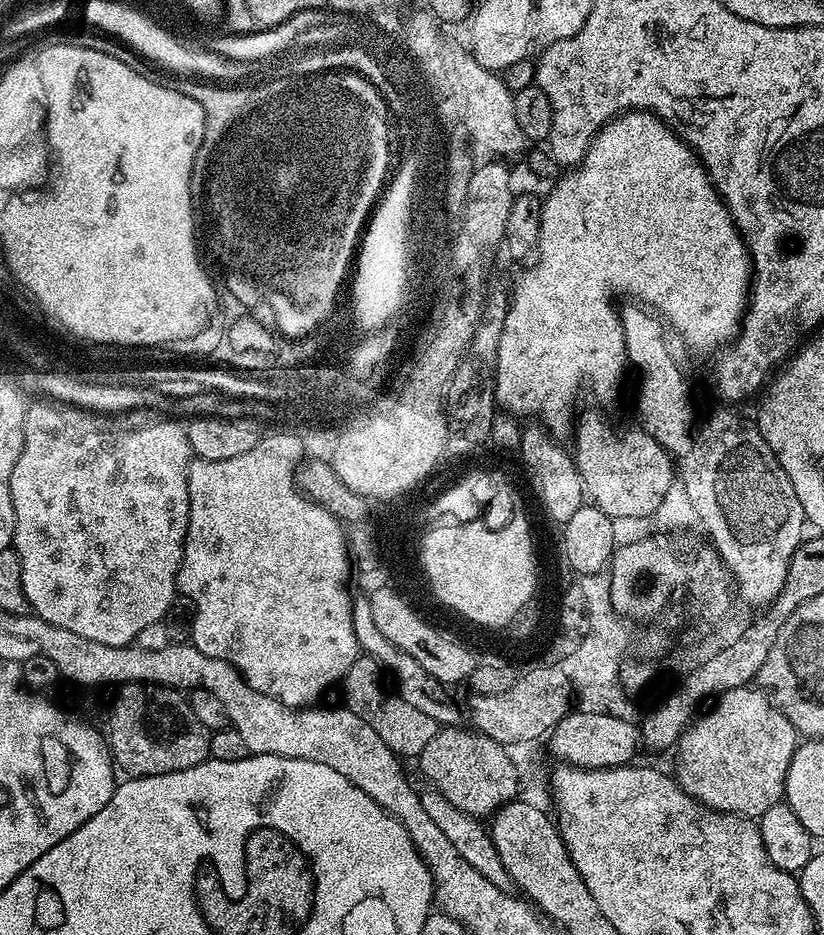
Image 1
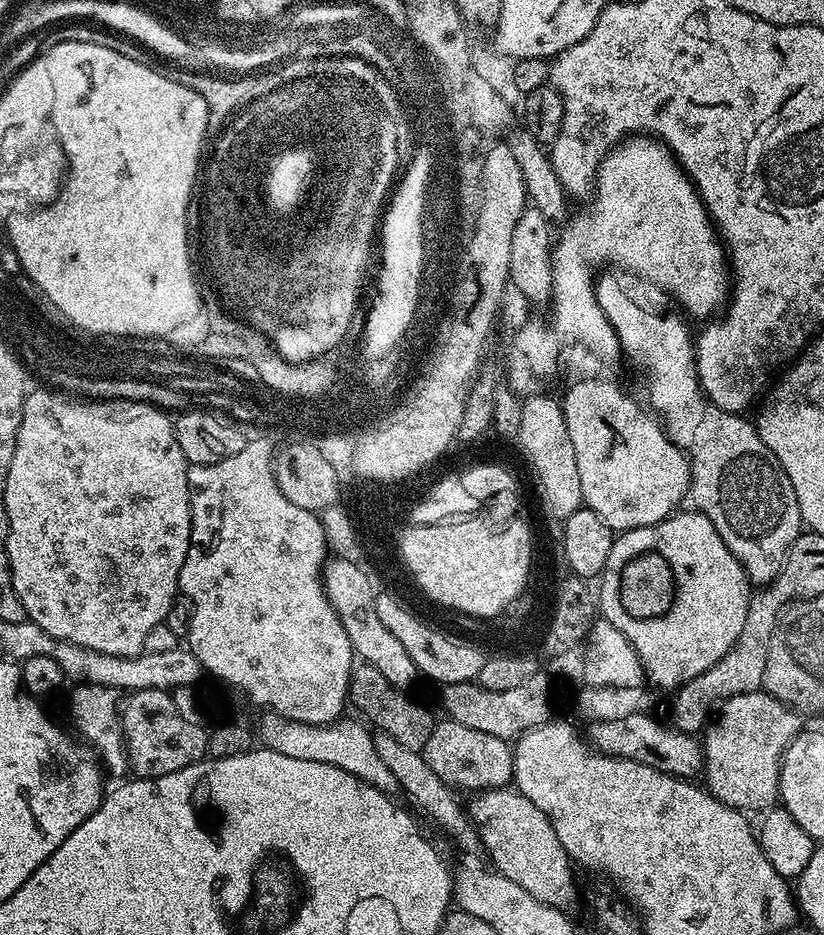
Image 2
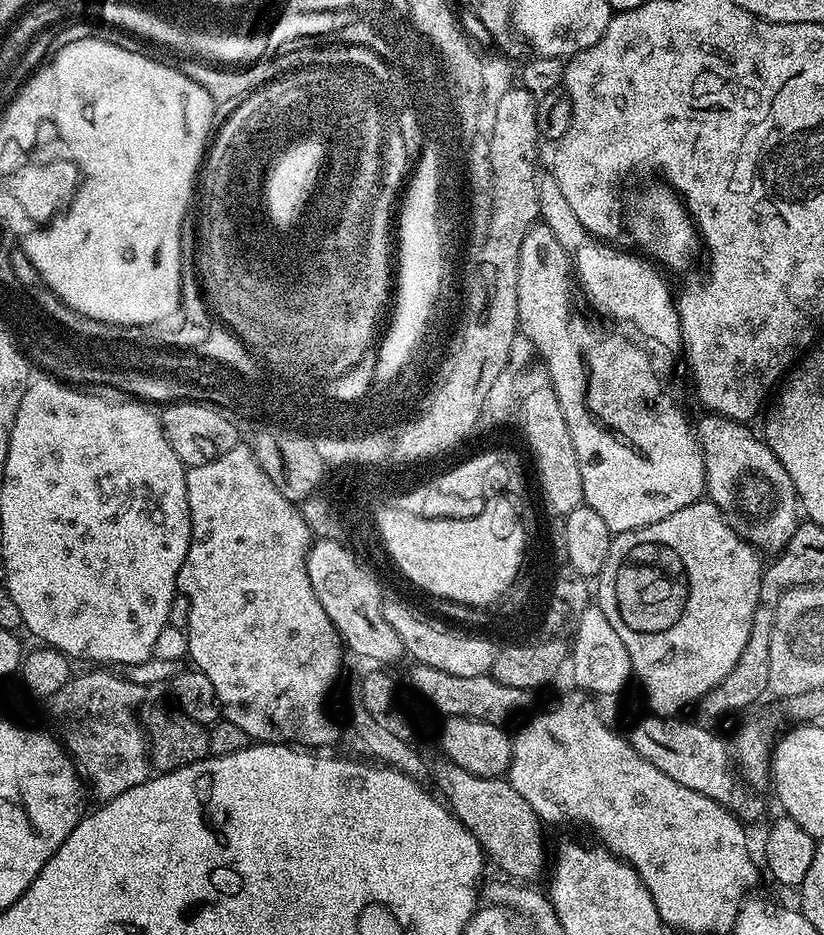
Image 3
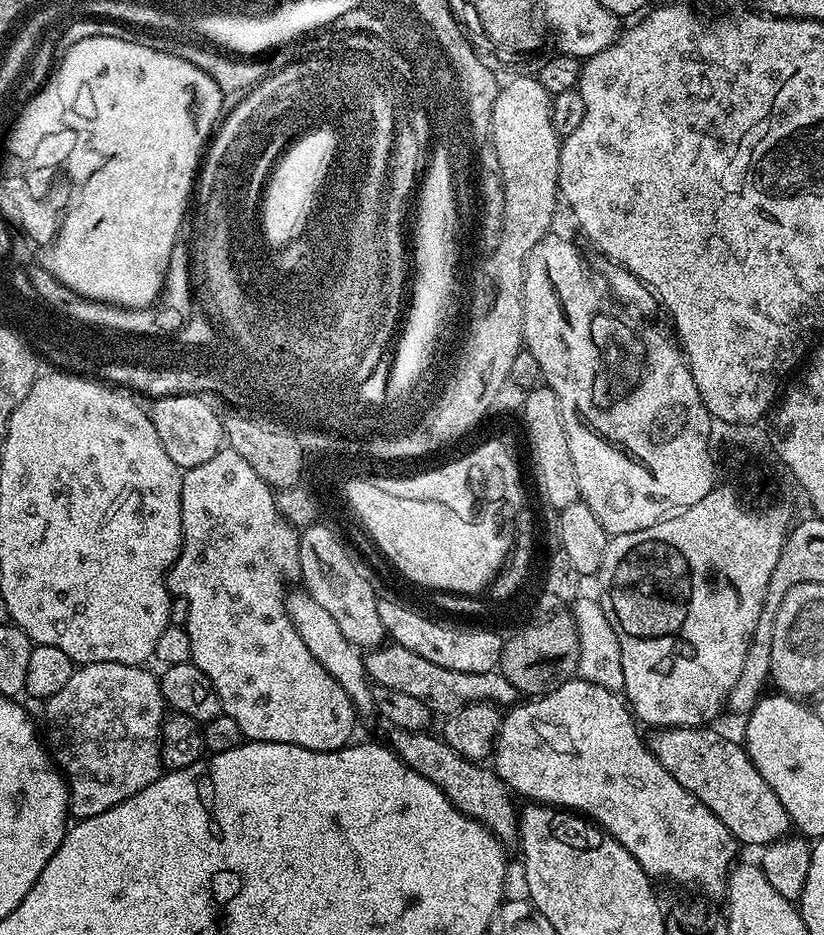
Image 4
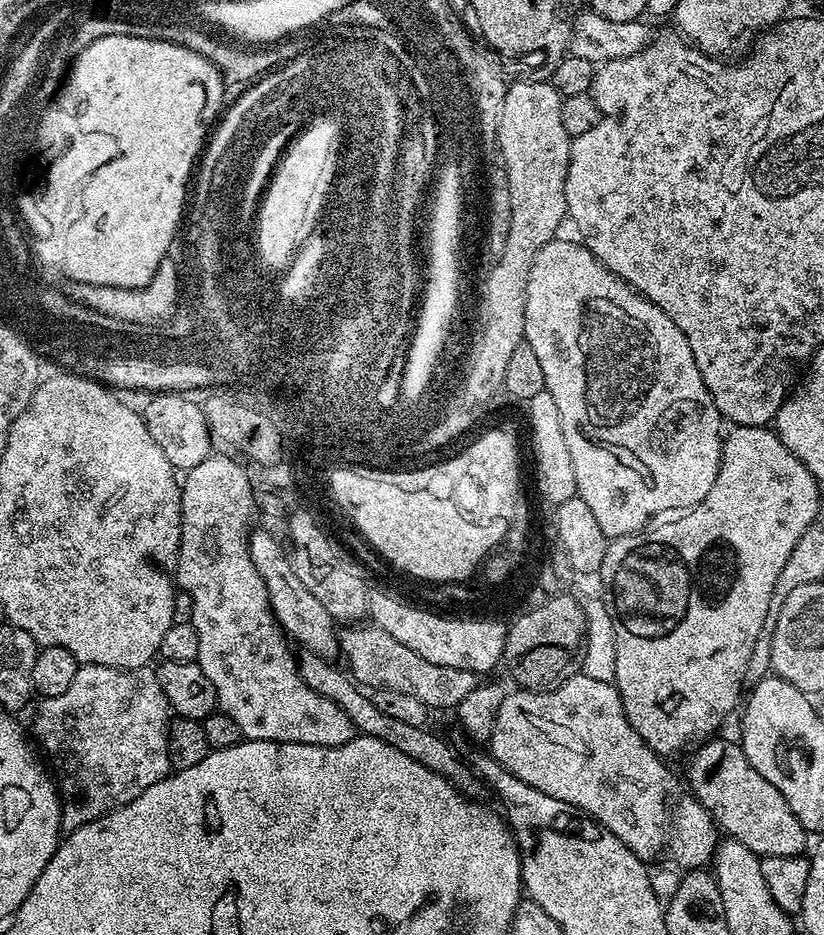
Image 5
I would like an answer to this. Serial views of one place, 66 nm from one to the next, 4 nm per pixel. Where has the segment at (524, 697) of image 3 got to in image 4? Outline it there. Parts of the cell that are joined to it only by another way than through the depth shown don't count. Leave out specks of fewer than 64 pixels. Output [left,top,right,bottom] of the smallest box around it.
[363,643,522,718]

